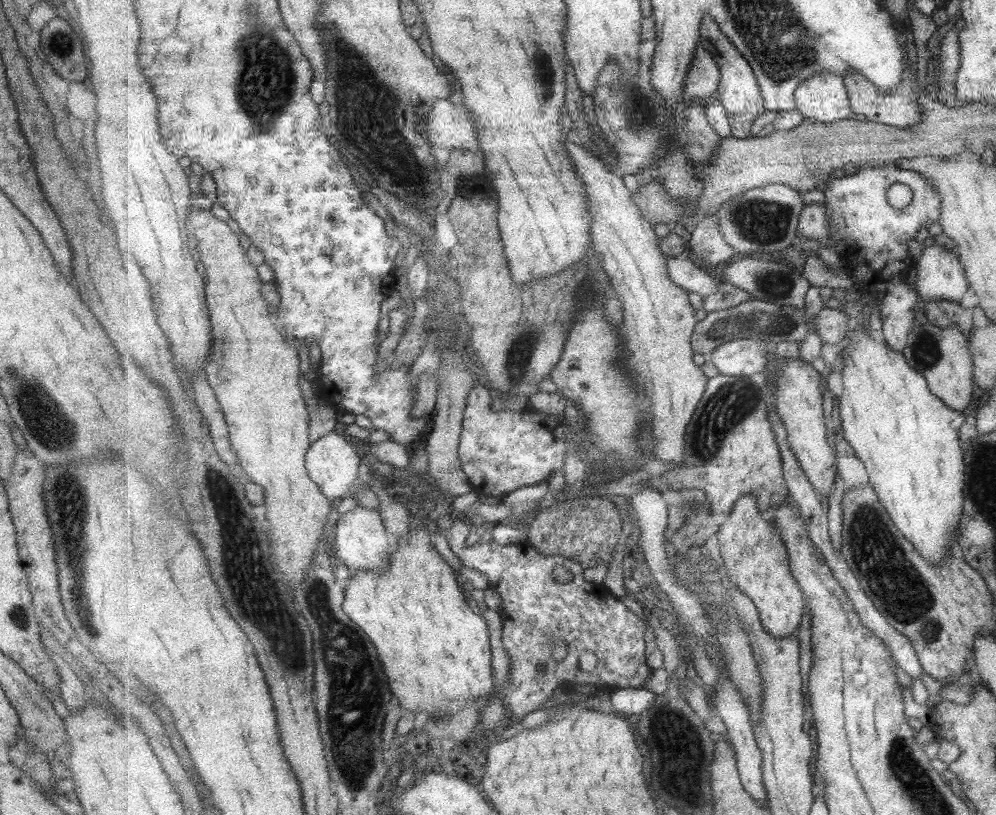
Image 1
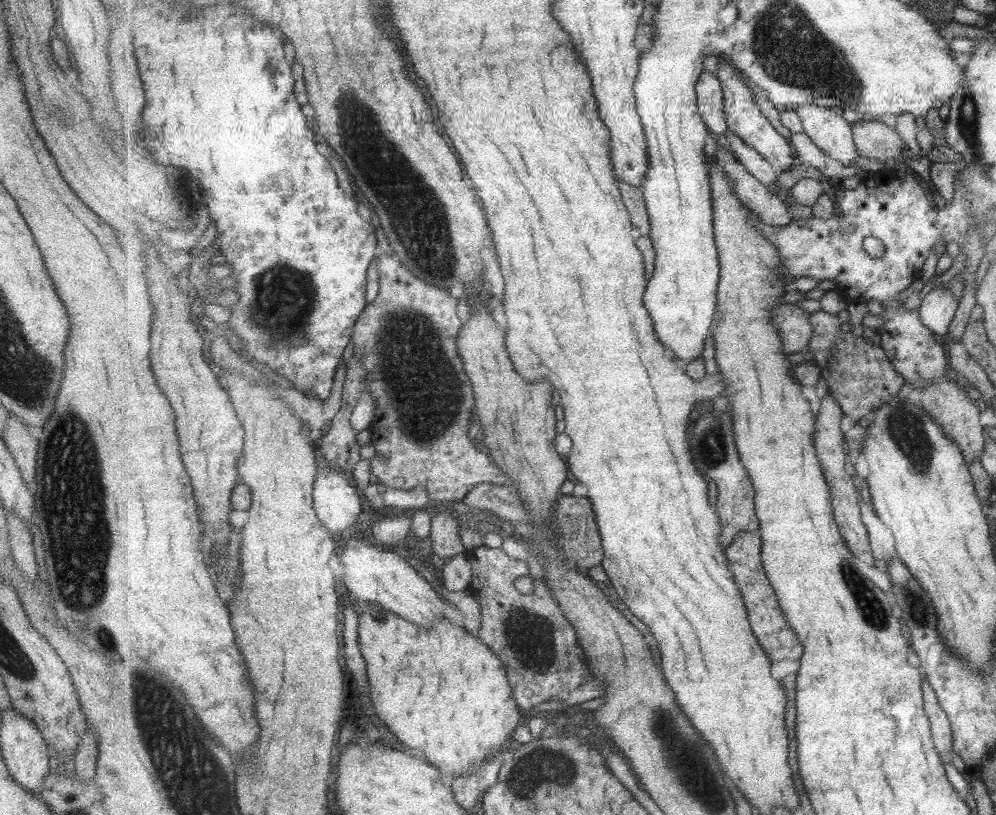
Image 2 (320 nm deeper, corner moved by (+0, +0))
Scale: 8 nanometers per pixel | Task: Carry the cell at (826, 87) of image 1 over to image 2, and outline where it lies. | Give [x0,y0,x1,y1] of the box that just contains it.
[794,103,859,166]

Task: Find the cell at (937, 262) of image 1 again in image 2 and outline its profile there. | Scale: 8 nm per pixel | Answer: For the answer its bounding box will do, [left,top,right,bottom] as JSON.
[920,288,957,336]

